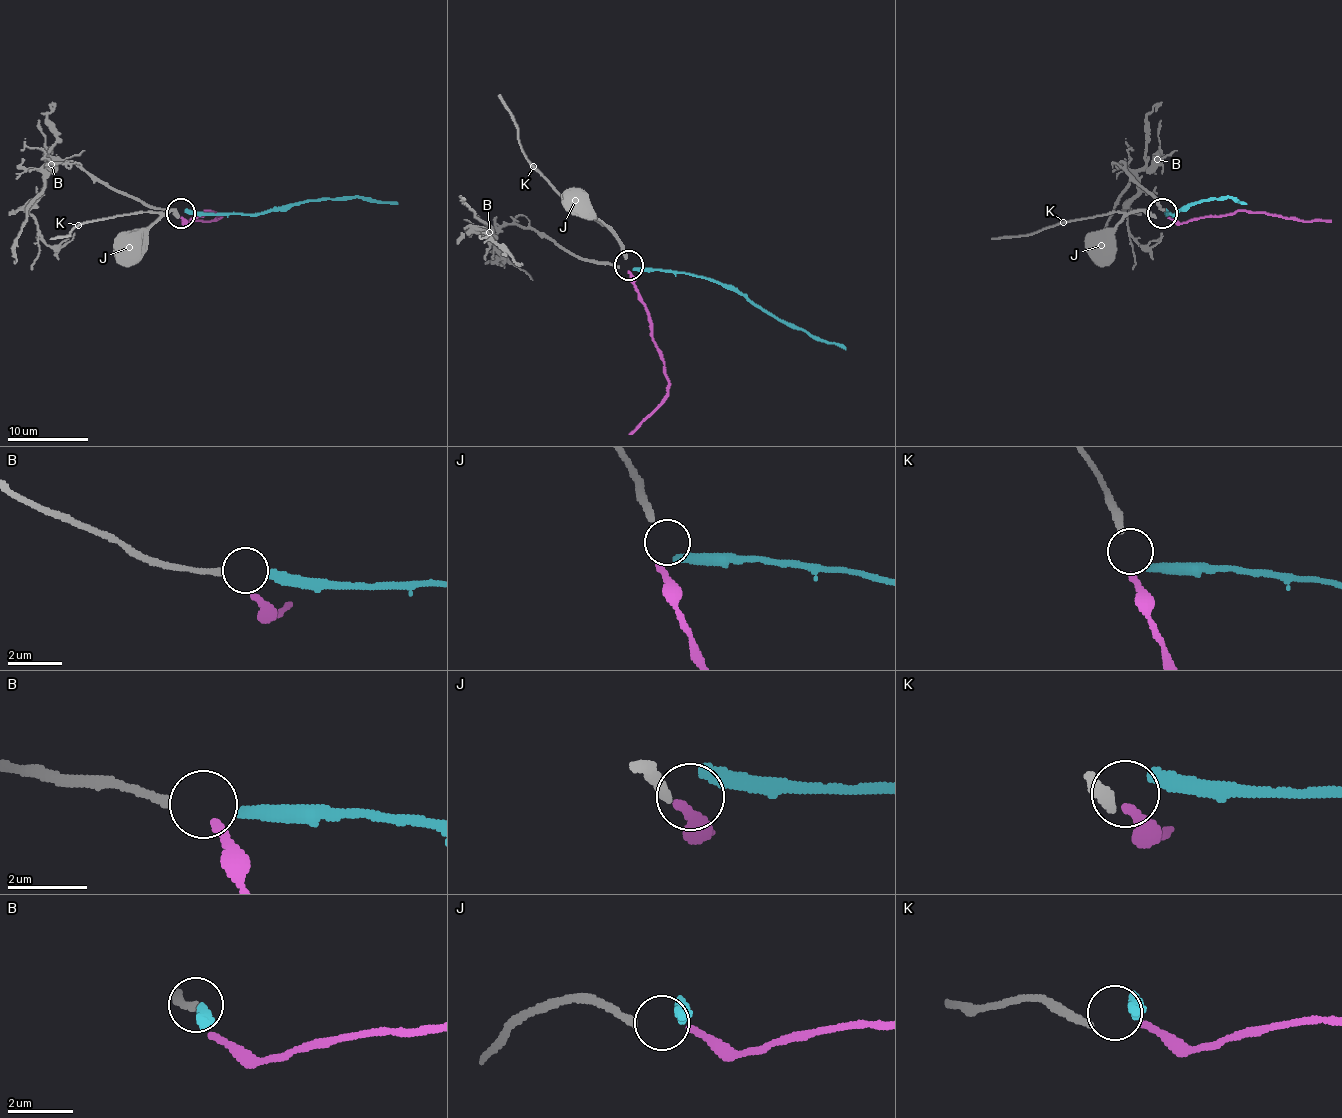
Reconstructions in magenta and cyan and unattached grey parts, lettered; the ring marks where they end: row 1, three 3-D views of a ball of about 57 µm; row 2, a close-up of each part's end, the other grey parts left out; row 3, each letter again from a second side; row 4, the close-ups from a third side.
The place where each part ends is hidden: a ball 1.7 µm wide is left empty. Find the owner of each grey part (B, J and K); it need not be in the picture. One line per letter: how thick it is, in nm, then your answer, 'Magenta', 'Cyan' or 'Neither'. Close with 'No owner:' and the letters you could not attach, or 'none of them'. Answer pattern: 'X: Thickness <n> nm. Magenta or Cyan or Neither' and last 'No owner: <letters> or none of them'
B: Thickness 220 nm. Cyan
J: Thickness 240 nm. Neither
K: Thickness 260 nm. Magenta
No owner: J

